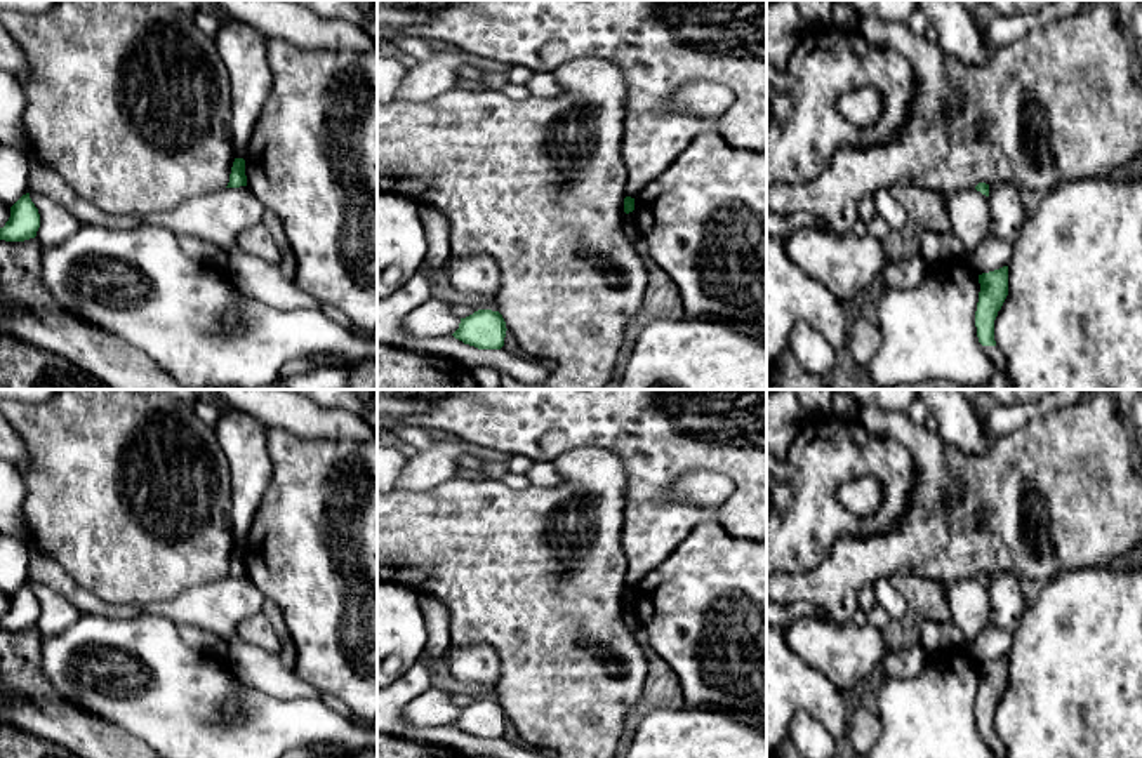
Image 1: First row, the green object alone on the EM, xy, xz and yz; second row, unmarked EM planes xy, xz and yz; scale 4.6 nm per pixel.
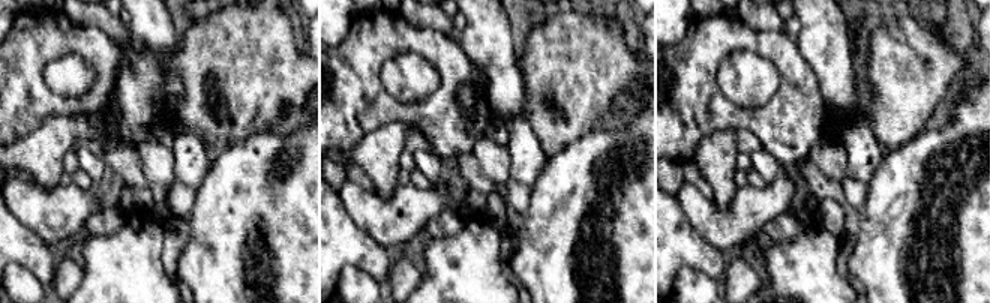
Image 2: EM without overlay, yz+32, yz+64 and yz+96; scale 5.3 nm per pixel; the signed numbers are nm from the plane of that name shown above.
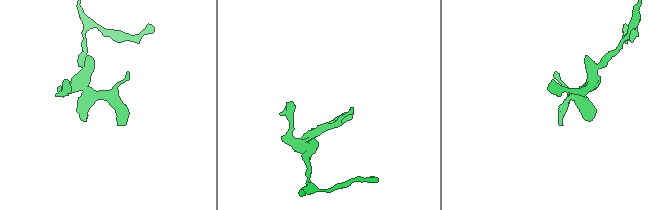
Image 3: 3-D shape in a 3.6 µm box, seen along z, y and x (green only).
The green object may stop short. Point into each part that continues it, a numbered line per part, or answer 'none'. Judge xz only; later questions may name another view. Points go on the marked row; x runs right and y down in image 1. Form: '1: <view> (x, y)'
none

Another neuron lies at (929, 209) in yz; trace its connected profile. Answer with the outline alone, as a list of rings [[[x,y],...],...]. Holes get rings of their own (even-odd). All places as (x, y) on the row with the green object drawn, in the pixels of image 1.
[[[895,183],[888,190],[892,196],[906,207],[909,219],[916,221],[923,229],[953,233],[946,198],[942,195],[916,186],[902,186],[900,183]]]

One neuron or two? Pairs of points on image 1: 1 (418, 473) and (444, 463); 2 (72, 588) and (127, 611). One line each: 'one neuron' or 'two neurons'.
1: one neuron
2: one neuron

